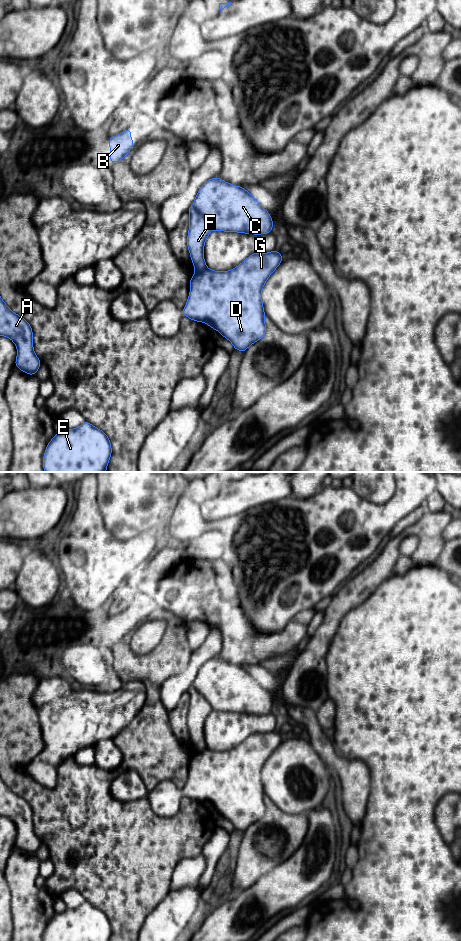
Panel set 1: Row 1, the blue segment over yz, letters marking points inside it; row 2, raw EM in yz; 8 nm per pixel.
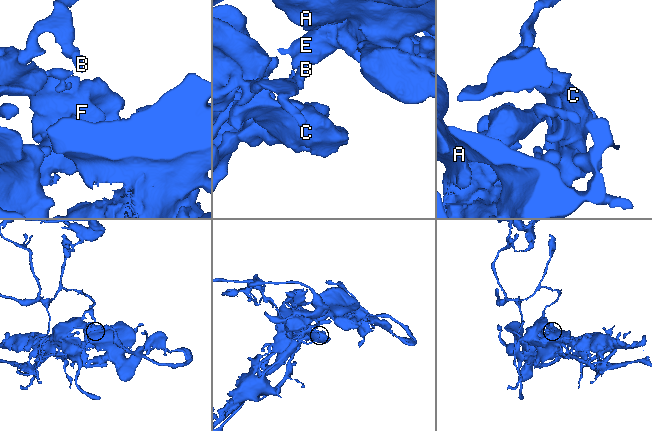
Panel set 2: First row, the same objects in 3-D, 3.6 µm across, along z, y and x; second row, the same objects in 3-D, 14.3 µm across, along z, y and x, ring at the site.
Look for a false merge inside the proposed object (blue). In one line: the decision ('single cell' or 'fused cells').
single cell

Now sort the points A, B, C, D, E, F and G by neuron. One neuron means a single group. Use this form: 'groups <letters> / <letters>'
groups A B C D E F G

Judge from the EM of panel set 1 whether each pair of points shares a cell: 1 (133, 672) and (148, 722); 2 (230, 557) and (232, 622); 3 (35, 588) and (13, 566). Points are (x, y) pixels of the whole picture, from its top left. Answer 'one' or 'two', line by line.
1: one
2: two
3: two

